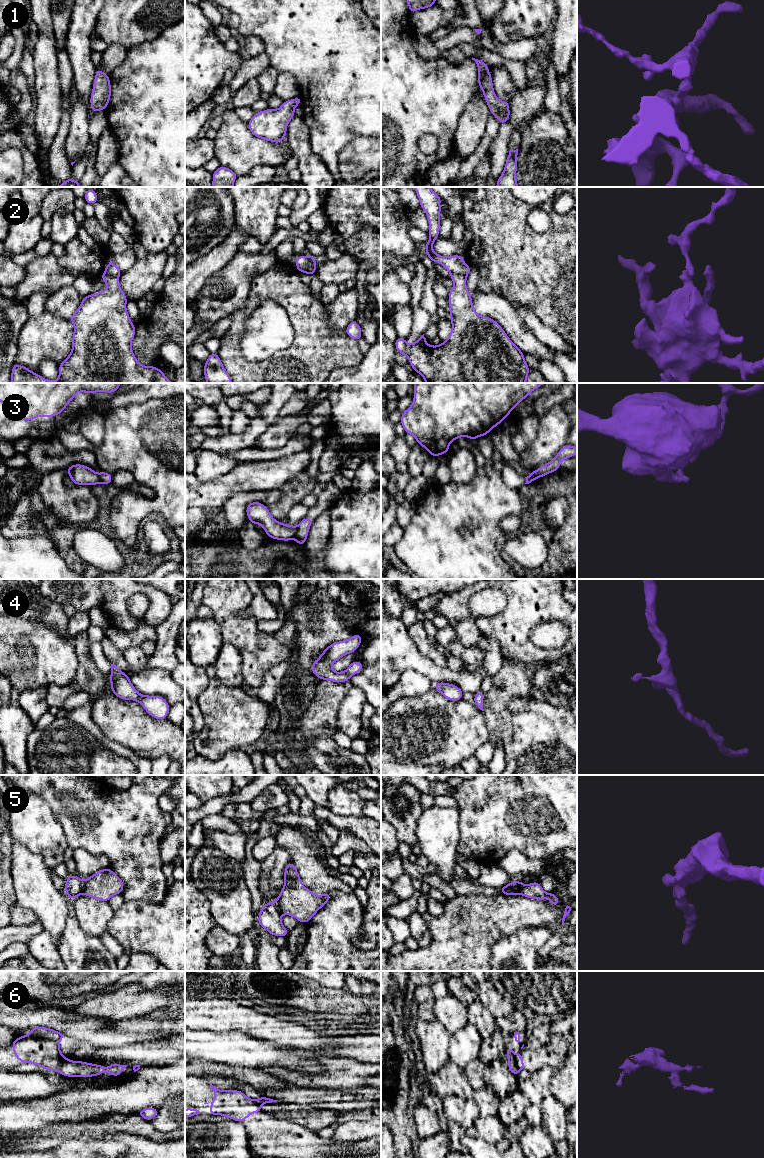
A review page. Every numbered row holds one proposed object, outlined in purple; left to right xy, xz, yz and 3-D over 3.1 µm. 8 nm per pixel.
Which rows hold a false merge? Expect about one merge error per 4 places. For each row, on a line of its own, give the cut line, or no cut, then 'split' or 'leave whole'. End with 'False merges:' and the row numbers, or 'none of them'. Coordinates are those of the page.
1: cut none; leave whole
2: cut yz (450, 274), (463, 274), (466, 276); split
3: cut xz (297, 527), (294, 537); split
4: cut none; leave whole
5: cut xz (275, 901), (281, 914); split
6: cut yz (513, 1055), (515, 1065), (519, 1070); split
False merges: 2, 3, 5, 6

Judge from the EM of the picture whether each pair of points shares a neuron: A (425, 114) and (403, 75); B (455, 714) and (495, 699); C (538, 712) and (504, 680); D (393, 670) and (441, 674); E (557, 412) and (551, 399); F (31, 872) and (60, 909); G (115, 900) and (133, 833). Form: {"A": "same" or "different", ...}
{"A": "same", "B": "different", "C": "different", "D": "same", "E": "different", "F": "same", "G": "different"}

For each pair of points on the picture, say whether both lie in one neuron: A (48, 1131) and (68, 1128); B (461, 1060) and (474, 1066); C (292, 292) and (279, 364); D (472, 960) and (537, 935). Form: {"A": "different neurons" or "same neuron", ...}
{"A": "same neuron", "B": "different neurons", "C": "same neuron", "D": "different neurons"}

